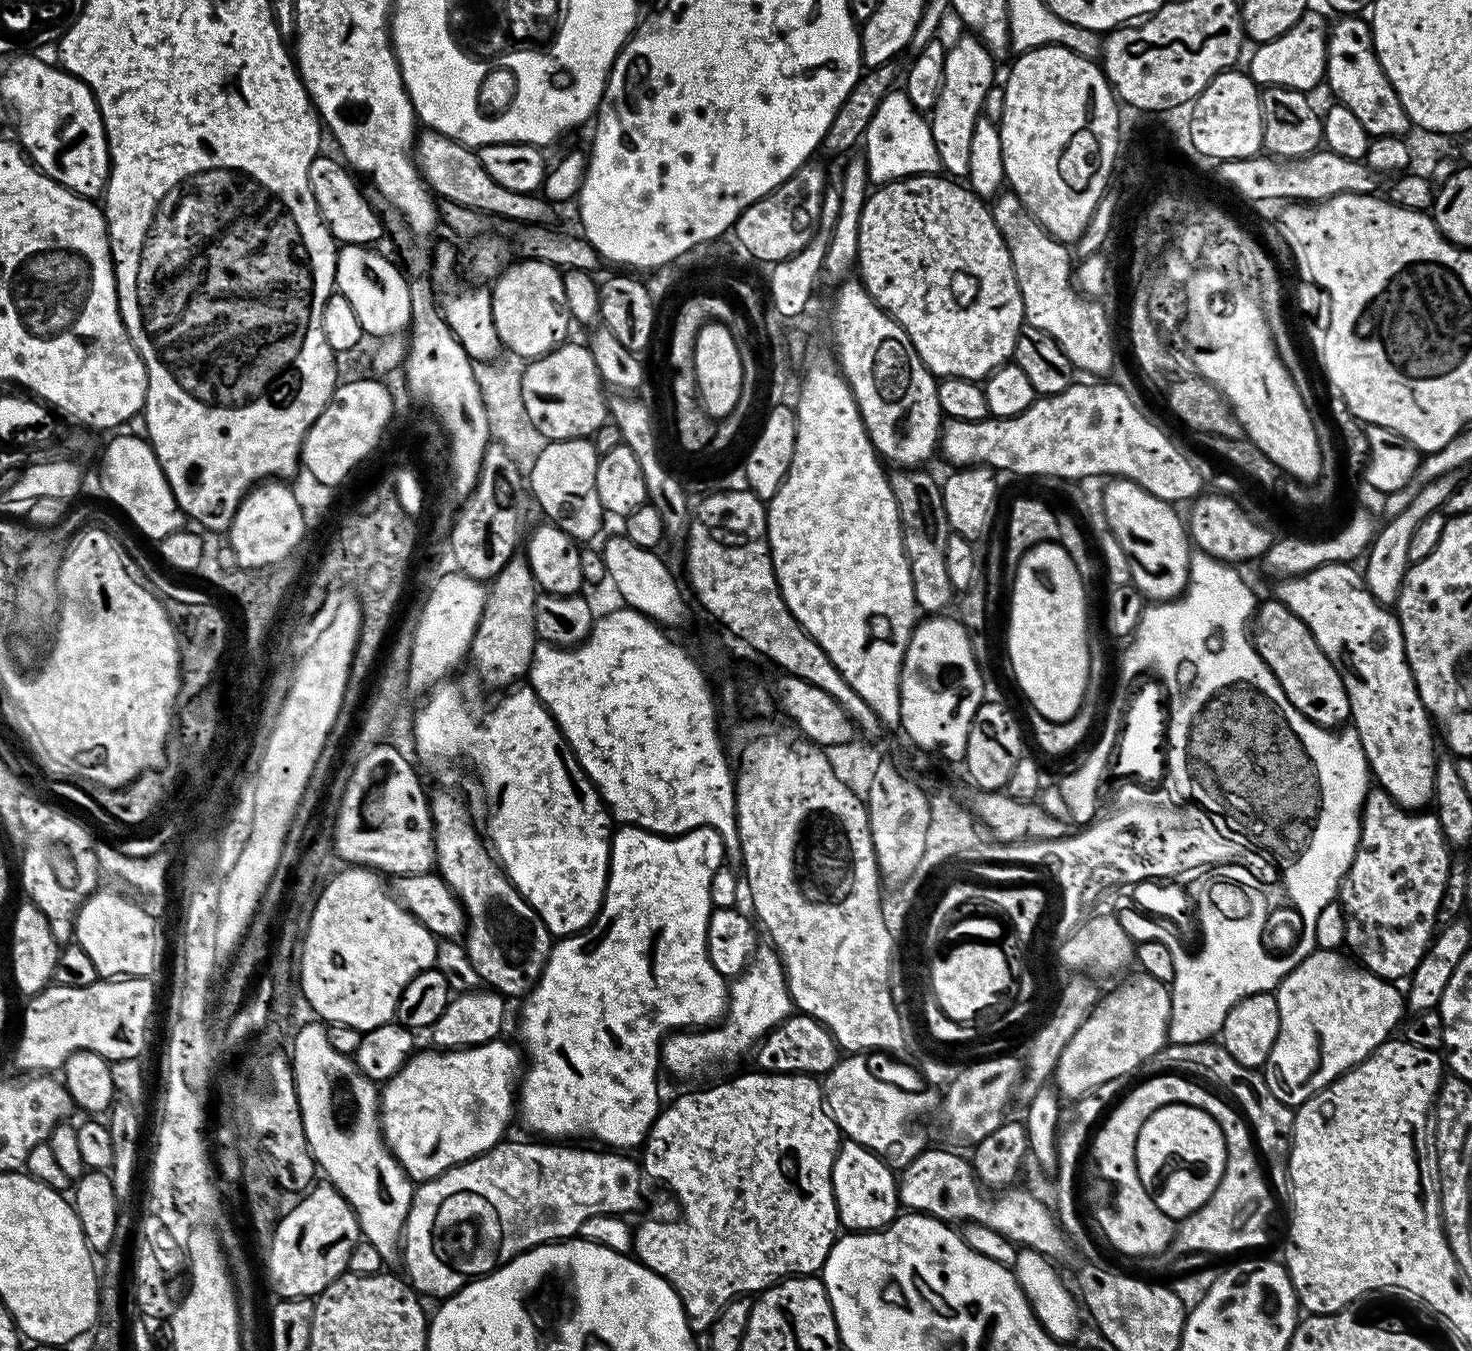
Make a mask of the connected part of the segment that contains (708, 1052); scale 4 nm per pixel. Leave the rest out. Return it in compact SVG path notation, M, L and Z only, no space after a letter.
M757 951L747 968L731 981L726 1019L723 1023L703 1030L680 1030L663 1041L663 1059L676 1060L678 1075L700 1076L703 1072L710 1071L715 1064L738 1059L748 1047L751 1049L773 1028L793 1015L794 1005L792 994L788 991L784 965L775 951L767 951Z

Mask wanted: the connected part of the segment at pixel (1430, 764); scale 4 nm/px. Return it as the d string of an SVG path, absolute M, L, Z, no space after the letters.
M1330 563L1305 572L1304 575L1289 576L1279 581L1281 584L1277 586L1274 596L1291 612L1298 614L1302 622L1306 622L1318 646L1322 646L1326 658L1330 658L1330 662L1338 670L1348 695L1350 724L1360 740L1375 783L1377 780L1380 783L1377 785L1390 793L1396 803L1406 810L1424 810L1434 800L1438 759L1436 744L1432 741L1434 724L1416 689L1406 650L1400 652L1404 645L1404 635L1399 619L1372 596L1371 590L1365 584L1365 577L1352 568L1354 567L1351 563Z

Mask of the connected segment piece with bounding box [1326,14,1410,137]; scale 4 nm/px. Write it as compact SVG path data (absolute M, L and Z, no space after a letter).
M1348 14L1332 28L1332 33L1327 33L1326 43L1328 46L1328 55L1326 57L1326 85L1333 92L1335 99L1346 110L1351 110L1354 118L1362 122L1362 126L1368 132L1369 137L1374 136L1398 136L1407 133L1410 128L1408 118L1408 108L1400 100L1396 93L1396 87L1390 82L1390 78L1384 73L1384 68L1380 65L1380 59L1376 57L1376 49L1372 47L1372 29L1367 19L1361 18L1356 14Z

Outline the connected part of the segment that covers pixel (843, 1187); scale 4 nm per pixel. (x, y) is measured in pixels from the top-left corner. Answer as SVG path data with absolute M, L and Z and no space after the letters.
M845 1139L839 1145L832 1167L832 1189L840 1223L845 1229L858 1232L875 1232L888 1227L901 1207L898 1180L893 1169L868 1148Z

